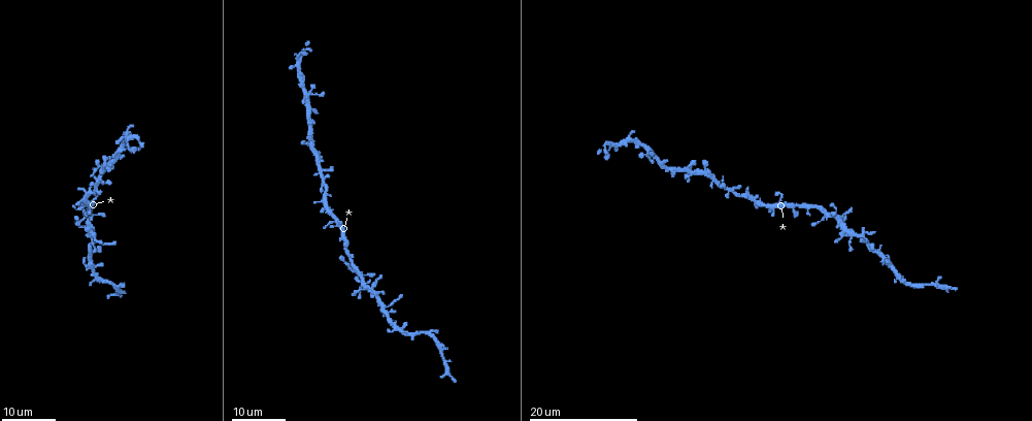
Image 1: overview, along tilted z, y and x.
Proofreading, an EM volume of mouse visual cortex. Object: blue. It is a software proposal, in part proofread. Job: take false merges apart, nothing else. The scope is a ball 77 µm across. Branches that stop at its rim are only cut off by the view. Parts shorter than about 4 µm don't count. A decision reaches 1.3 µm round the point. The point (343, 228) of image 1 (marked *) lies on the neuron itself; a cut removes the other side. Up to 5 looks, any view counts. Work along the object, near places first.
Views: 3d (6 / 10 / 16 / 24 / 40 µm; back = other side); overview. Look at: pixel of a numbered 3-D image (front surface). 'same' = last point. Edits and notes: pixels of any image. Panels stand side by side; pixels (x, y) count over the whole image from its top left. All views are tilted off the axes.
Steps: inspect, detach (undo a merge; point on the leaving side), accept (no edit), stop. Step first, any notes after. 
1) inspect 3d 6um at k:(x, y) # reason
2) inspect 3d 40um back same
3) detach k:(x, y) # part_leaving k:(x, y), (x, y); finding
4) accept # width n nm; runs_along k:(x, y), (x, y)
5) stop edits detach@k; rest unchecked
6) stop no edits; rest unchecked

inspect 3d 16um at 1:(845, 231) # looks like a crossing

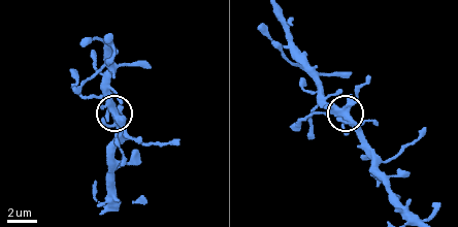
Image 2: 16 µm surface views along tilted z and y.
inspect 3d 6um at 2:(116, 111) # zoom in

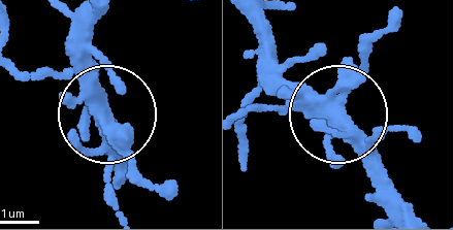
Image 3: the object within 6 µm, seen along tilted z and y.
accept # width 420 nm; runs_along 3:(250, 24), (279, 65), (333, 106), (373, 41); all the same neuron

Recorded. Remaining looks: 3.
inspect 3d 16um at 1:(357, 273) # four-way junction

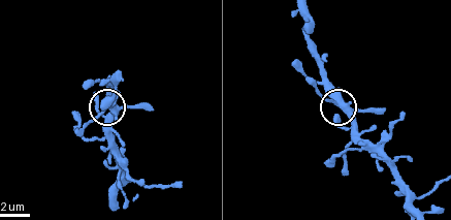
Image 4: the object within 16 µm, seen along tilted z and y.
inspect 3d 6um at 4:(335, 101)

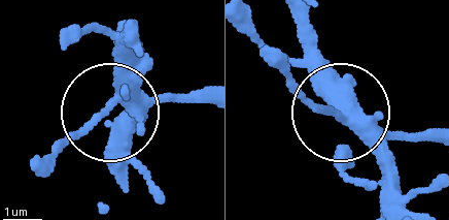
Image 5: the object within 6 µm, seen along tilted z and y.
accept # arms 4; runs_along 5:(296, 19), (339, 115), (311, 106), (282, 65); continuous, no second neuron

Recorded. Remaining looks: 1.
stop no edits; rest unchecked

